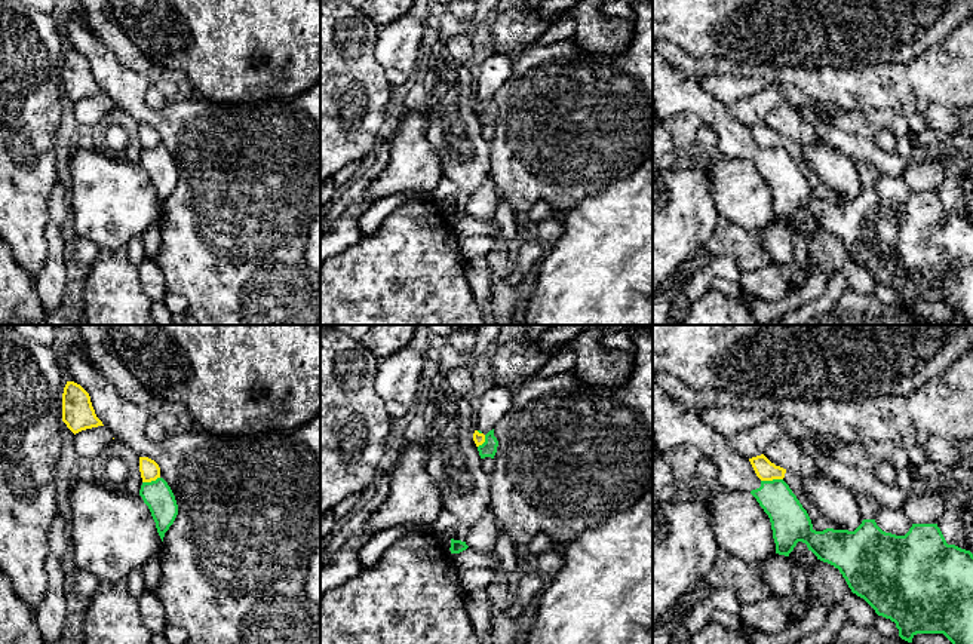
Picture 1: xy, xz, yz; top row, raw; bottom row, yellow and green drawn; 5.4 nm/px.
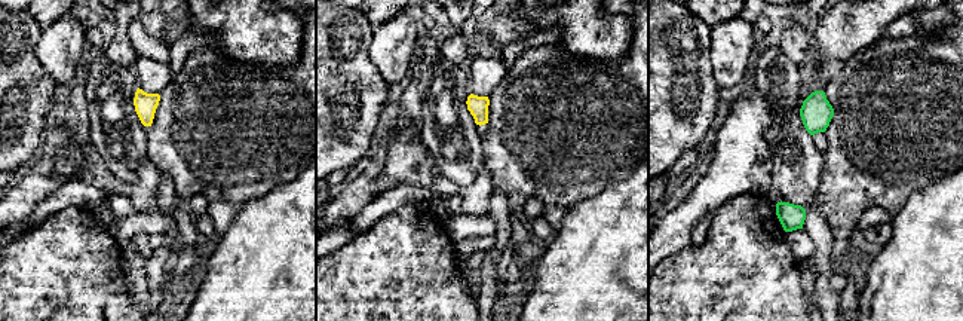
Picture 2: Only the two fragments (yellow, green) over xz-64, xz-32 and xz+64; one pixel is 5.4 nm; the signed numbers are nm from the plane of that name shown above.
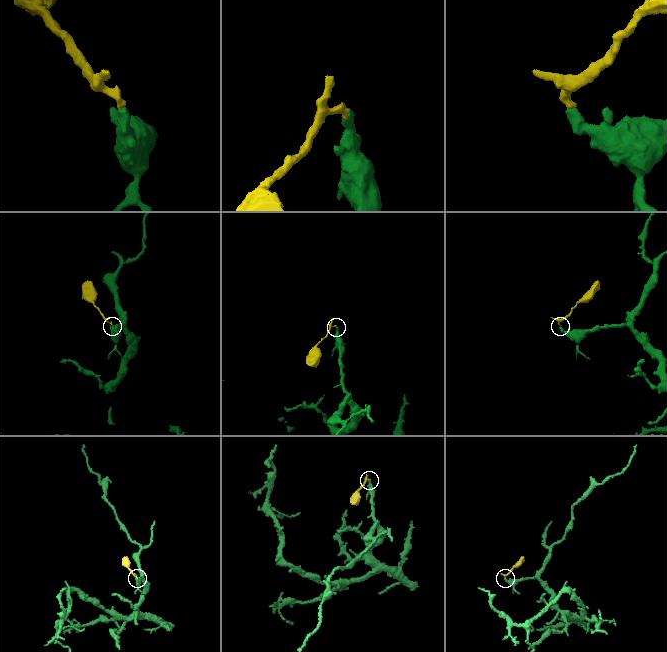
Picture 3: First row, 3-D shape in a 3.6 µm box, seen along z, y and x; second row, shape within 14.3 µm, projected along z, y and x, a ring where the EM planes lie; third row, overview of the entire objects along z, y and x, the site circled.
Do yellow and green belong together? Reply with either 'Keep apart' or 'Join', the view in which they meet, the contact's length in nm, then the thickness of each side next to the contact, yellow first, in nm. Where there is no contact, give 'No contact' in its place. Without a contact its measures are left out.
Keep apart. Touches yellow in yz. Shared border 120 nm. Thickness 110 nm (yellow) against 200 nm

